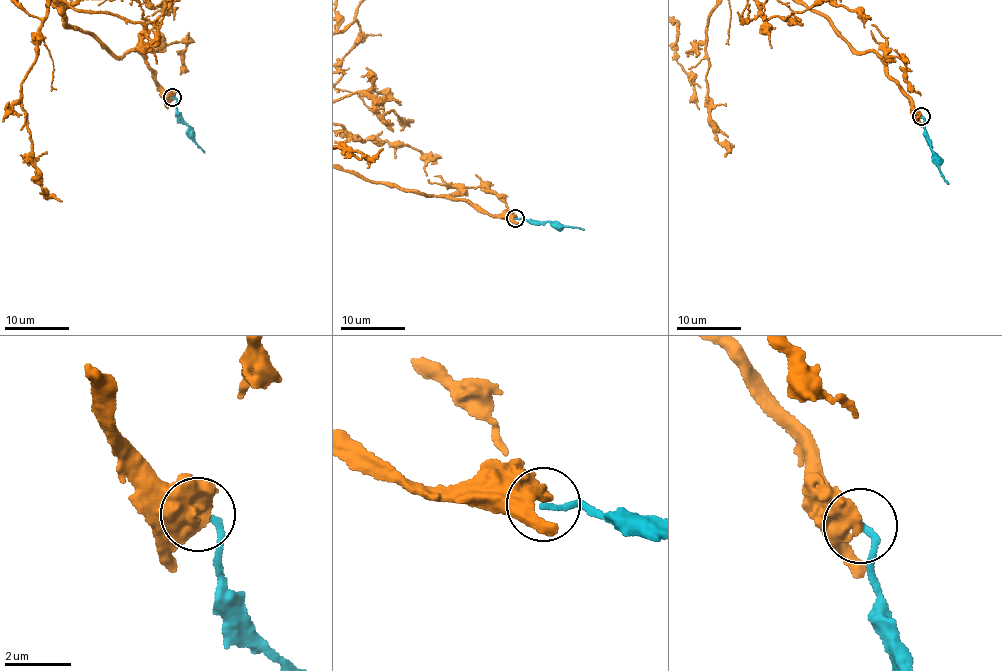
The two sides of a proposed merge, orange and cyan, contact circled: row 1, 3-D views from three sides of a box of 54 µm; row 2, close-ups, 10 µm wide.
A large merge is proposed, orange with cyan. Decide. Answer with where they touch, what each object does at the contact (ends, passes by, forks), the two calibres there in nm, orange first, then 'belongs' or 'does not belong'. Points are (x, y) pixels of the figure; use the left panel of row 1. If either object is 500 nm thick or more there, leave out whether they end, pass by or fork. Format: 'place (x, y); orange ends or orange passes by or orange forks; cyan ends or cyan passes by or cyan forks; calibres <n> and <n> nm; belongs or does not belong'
place (172, 97); calibres 650 and 170 nm; does not belong

